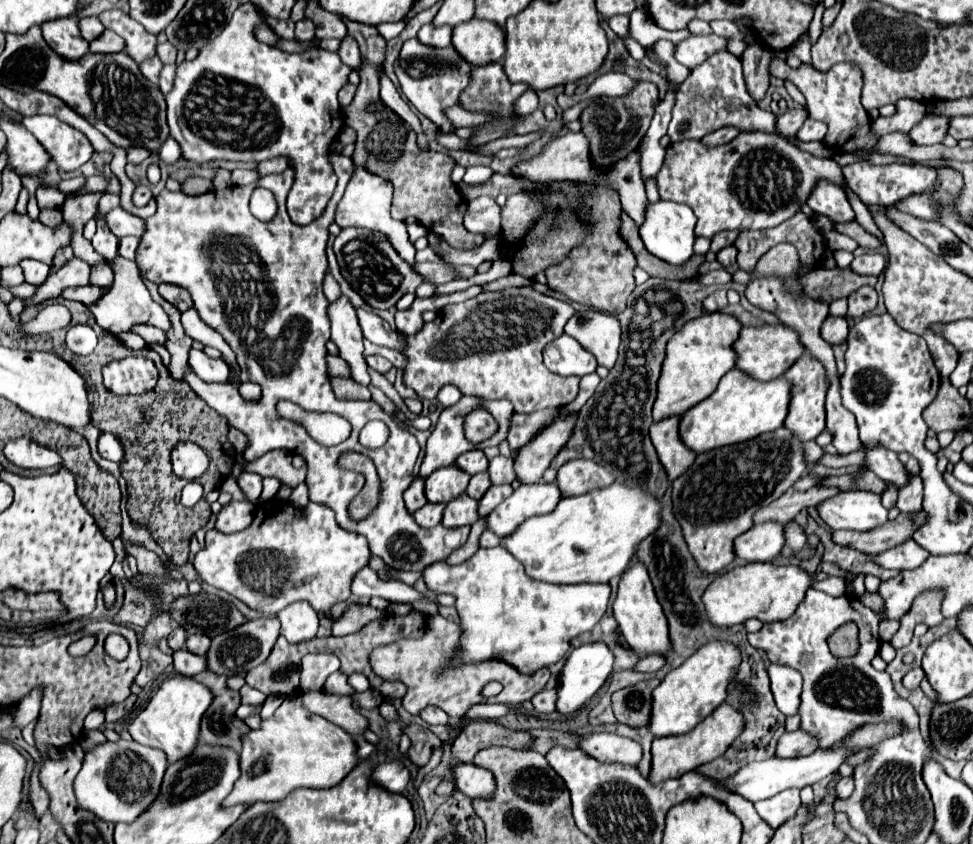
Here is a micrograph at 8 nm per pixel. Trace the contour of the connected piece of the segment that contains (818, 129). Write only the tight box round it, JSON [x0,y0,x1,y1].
[798,118,826,142]

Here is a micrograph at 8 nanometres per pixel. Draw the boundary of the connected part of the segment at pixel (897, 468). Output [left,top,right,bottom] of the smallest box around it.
[860,444,908,488]

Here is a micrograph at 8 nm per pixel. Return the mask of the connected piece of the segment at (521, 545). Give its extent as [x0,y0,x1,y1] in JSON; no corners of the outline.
[502,484,660,584]

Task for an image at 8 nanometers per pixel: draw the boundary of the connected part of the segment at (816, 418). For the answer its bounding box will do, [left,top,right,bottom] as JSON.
[784,354,826,442]

